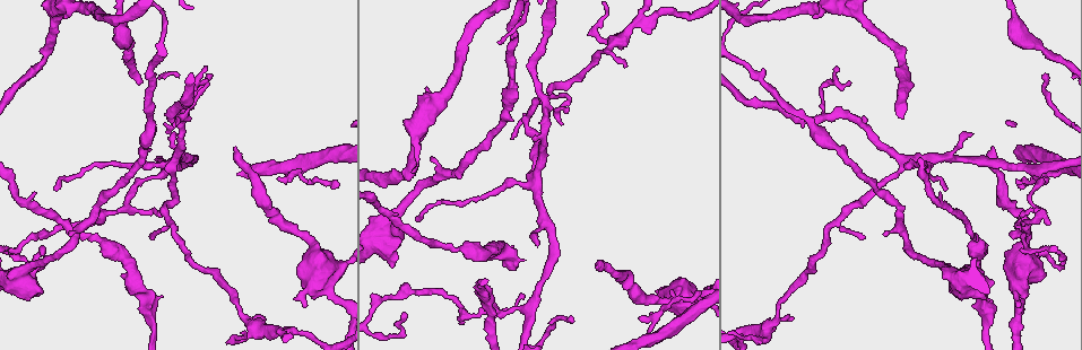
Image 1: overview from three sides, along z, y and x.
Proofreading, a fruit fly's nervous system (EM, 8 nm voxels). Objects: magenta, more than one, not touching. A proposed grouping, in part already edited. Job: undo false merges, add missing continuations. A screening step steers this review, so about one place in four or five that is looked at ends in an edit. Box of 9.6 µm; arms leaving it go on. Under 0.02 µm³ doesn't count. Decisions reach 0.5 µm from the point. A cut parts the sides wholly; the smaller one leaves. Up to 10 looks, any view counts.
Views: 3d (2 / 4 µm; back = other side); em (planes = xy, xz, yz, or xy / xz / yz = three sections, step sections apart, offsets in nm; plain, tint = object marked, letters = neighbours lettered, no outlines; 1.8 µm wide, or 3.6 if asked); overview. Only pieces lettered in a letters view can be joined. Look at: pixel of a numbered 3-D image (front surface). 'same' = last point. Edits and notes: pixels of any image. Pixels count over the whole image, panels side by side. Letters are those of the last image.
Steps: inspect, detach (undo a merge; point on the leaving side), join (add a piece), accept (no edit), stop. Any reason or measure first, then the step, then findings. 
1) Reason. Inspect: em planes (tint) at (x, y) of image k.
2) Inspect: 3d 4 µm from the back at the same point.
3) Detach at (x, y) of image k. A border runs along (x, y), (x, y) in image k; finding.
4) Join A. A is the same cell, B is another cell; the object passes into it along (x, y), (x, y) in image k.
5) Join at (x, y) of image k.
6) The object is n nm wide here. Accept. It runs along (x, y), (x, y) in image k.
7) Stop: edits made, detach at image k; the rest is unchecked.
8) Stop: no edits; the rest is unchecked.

Sudden change in width. Inspect: em planes (letters) at (456, 249) of image 1.

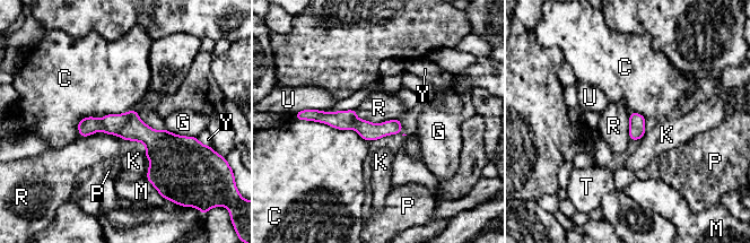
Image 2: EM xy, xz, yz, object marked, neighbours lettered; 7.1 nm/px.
Accept. C, G, K, M, P, R, T, U and Y are other cells; it runs along (80, 126), (191, 142) in image 2; all the same cell.

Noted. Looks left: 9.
Stops while still wide. Inspect: 3d 4 µm at (311, 298) of image 1.

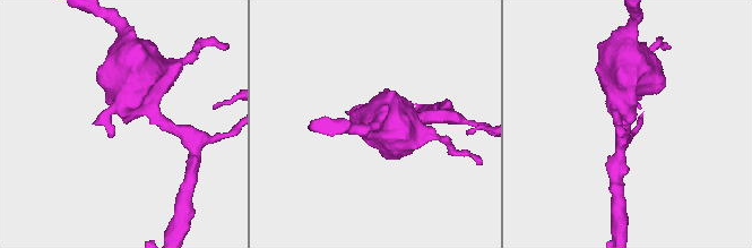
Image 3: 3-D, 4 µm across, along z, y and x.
Inspect: em 3.6 µm xz step 16 (letters) at (124, 120) of image 3.

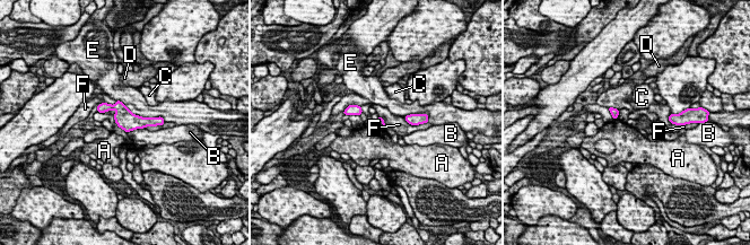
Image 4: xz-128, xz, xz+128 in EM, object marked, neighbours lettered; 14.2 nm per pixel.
Another direction. Inspect: em 3.6 µm yz step 4 (letters) at the same point.

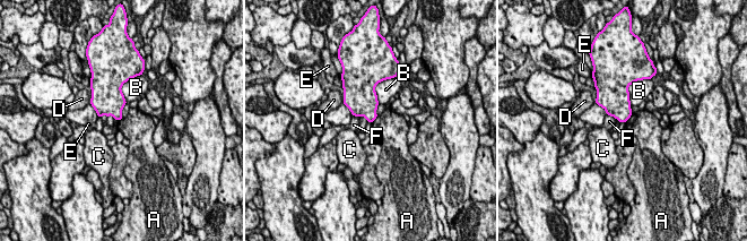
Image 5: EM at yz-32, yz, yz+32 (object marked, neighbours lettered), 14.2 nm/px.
Accept. A, B, C, D, E and F are other cells; a border runs along (632, 114), (624, 122) in image 5; none of them fits.

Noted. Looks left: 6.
Sharp bend. Inspect: em planes (tint) at (107, 214) of image 1.

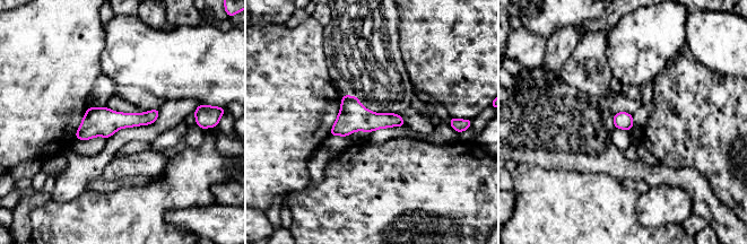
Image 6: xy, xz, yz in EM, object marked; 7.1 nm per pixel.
See the neighbours. Inspect: em planes (letters) at the same point.

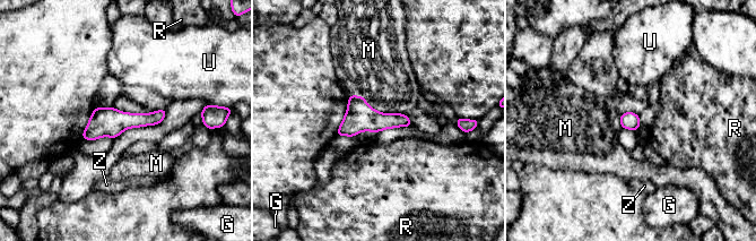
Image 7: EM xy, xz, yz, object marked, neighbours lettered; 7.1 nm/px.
The object is 120 nm wide here. Accept. G, M, R, U and Z are other cells; it runs along (163, 112), (104, 121), (85, 136) in image 7; all the same cell.

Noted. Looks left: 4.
End of a long branch. Inspect: 3d 4 µm at (234, 149) of image 1.

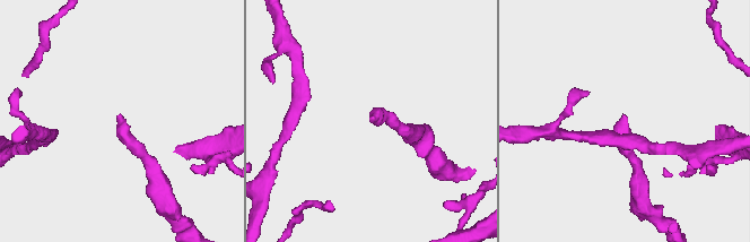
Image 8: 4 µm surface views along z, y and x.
Need the tissue. Inspect: em planes (letters) at (626, 119) of image 8.

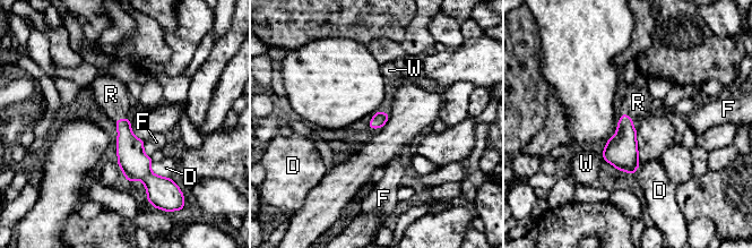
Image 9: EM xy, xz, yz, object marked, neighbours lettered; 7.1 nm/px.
Join R. R is the same cell, D, F and W are other cells; the object passes into it along (130, 152), (121, 119), (111, 94) in image 9; it goes on there.

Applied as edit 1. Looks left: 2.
Stop: edits made, join at image 9; the rest is unchecked.

